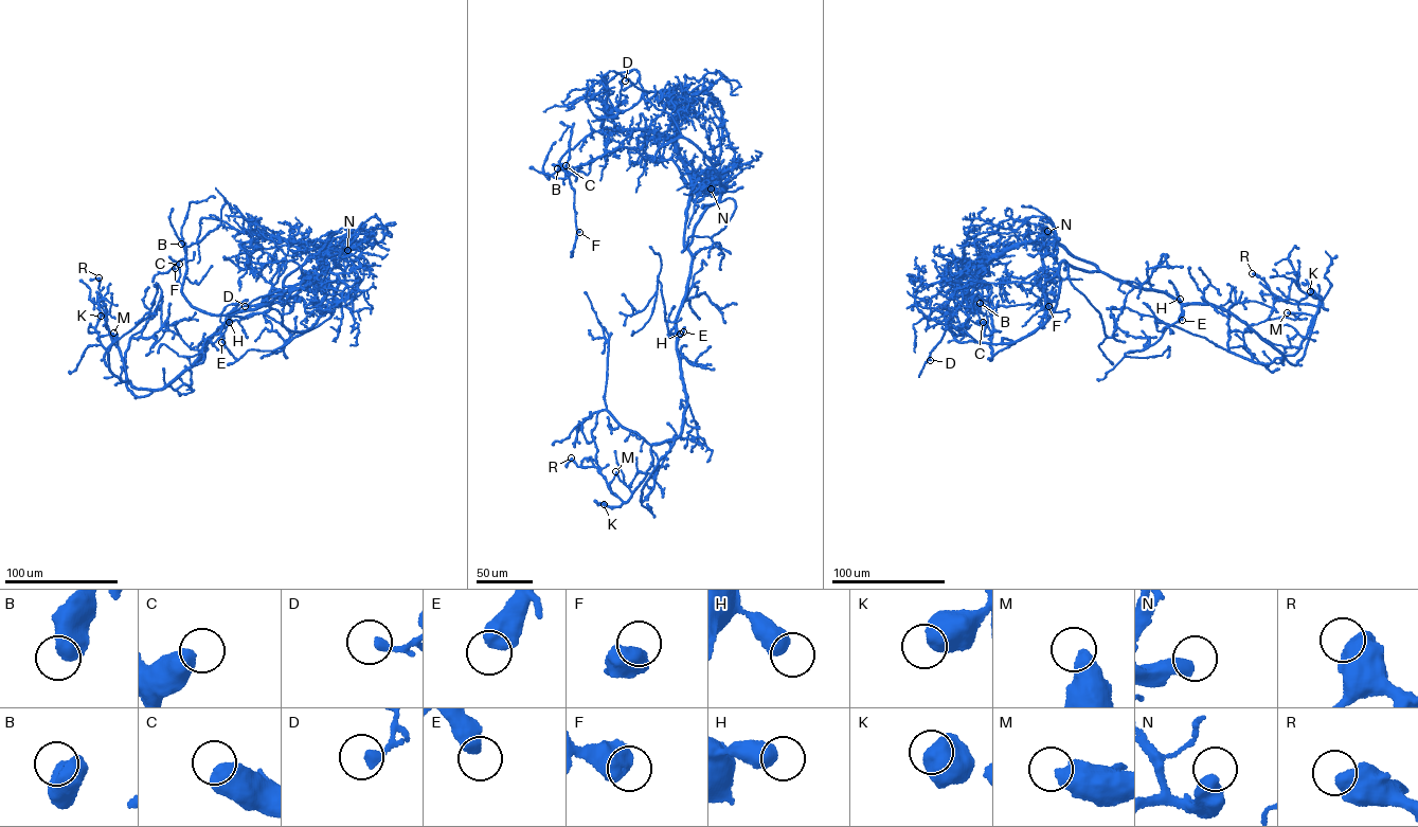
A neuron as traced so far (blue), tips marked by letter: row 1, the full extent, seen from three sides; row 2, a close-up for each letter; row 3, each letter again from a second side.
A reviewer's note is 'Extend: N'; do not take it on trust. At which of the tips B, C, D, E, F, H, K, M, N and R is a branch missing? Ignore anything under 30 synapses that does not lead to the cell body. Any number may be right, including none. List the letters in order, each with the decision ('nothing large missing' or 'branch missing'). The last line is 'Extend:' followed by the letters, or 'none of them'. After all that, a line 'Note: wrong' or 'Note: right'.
B: nothing large missing
C: nothing large missing
D: nothing large missing
E: nothing large missing
F: nothing large missing
H: nothing large missing
K: nothing large missing
M: nothing large missing
N: branch missing
R: nothing large missing
Extend: N
Note: right

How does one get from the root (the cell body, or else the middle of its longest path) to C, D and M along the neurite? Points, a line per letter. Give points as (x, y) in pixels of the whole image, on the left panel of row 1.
C: (281, 293), (300, 283), (337, 283), (330, 307), (293, 331), (262, 313), (195, 307), (182, 292), (179, 264)
D: (281, 293), (286, 277), (329, 246), (325, 245), (319, 254), (313, 282), (302, 288), (258, 297), (245, 306)
M: (281, 293), (226, 320), (193, 364), (159, 389), (139, 389), (127, 382), (113, 333)

